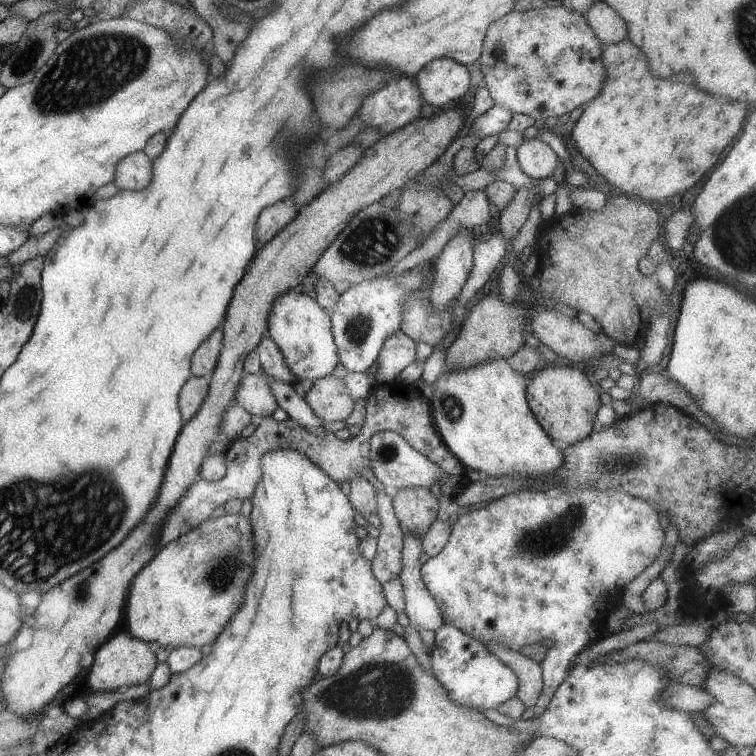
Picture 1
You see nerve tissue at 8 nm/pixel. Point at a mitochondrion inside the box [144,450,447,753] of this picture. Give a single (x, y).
(382, 691)

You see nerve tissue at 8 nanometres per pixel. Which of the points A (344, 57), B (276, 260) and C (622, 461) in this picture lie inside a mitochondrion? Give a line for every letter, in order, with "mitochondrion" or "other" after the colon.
A: other
B: other
C: mitochondrion

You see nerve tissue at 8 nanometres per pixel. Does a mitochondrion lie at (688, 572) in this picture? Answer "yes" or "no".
no

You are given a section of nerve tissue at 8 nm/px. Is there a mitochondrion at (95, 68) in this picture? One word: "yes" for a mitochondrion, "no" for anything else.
yes

